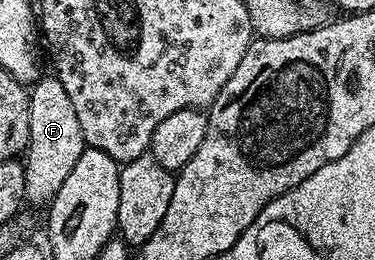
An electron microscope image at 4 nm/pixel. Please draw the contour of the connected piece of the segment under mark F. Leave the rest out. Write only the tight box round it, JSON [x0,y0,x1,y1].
[23,74,86,205]

